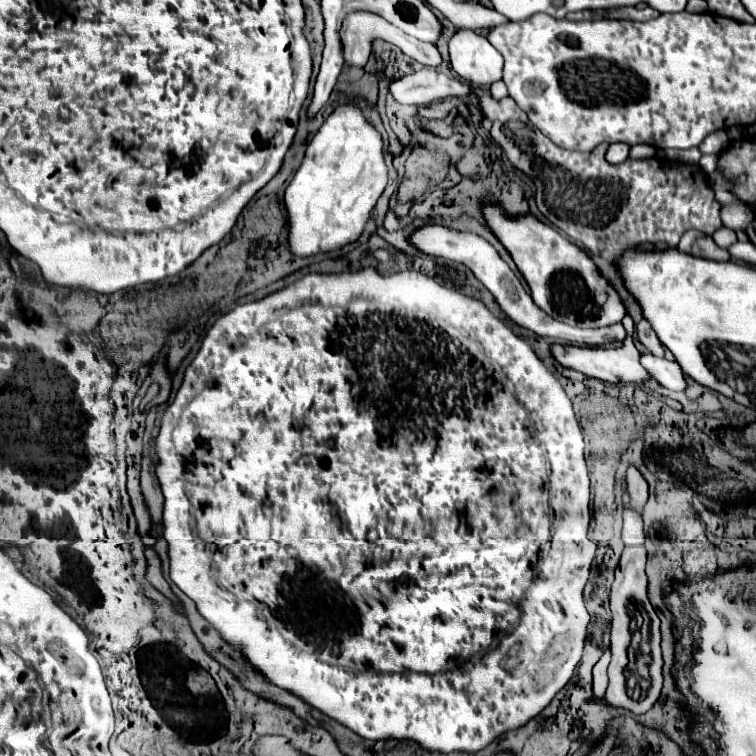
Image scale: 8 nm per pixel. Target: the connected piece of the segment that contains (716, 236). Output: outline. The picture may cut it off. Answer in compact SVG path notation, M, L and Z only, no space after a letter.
M717 228L717 230L713 232L713 240L715 240L715 244L719 244L721 248L727 248L727 246L731 246L731 244L737 240L737 236L735 236L735 232L729 230L729 228Z

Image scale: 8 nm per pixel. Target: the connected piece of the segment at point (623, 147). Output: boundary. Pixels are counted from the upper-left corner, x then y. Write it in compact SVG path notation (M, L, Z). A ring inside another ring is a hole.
M611 144L607 148L607 154L605 154L605 160L609 164L621 164L623 160L629 158L629 146L627 144Z

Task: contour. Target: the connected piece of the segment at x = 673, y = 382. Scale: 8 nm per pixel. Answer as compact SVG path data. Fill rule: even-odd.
M651 352L641 354L639 358L643 362L643 368L647 368L647 372L651 372L651 376L665 388L675 390L675 392L683 392L687 388L685 380L683 380L683 370L675 360L665 360L665 358L657 358Z

